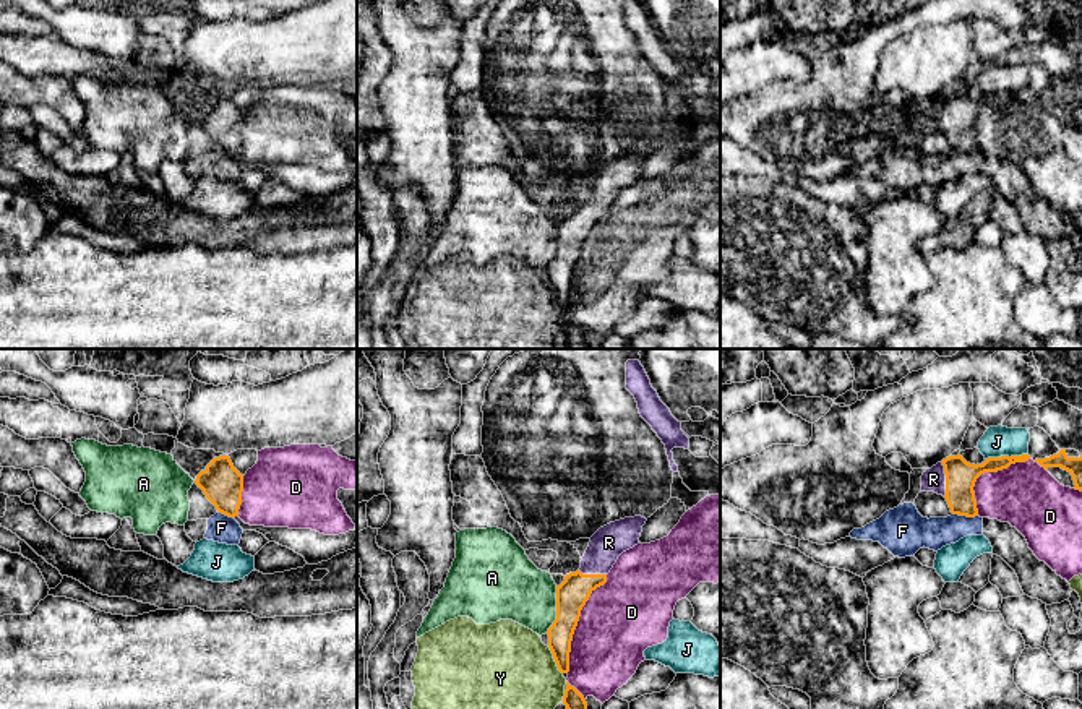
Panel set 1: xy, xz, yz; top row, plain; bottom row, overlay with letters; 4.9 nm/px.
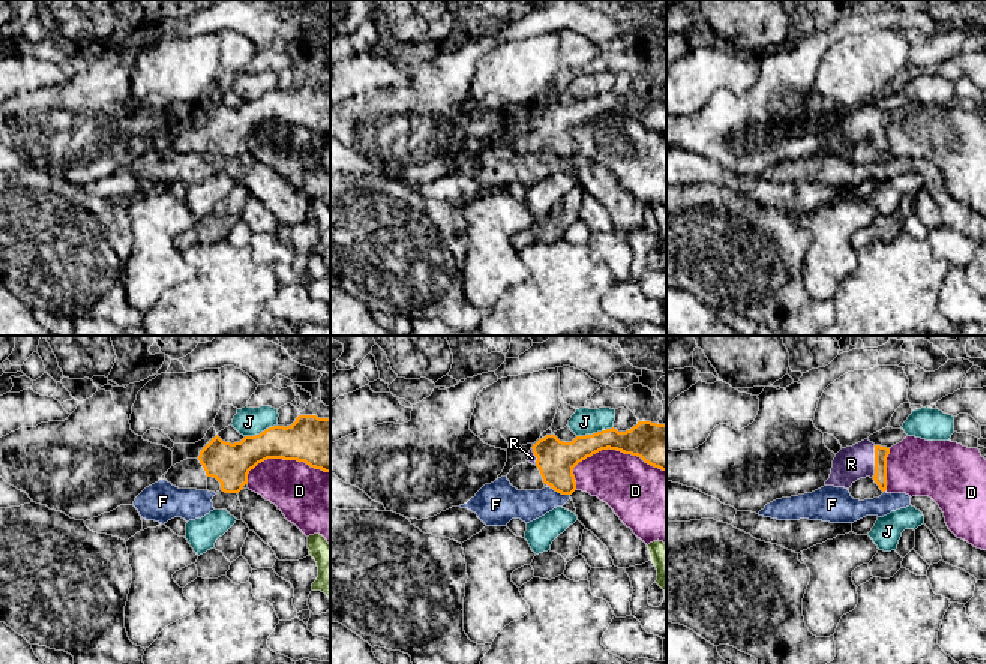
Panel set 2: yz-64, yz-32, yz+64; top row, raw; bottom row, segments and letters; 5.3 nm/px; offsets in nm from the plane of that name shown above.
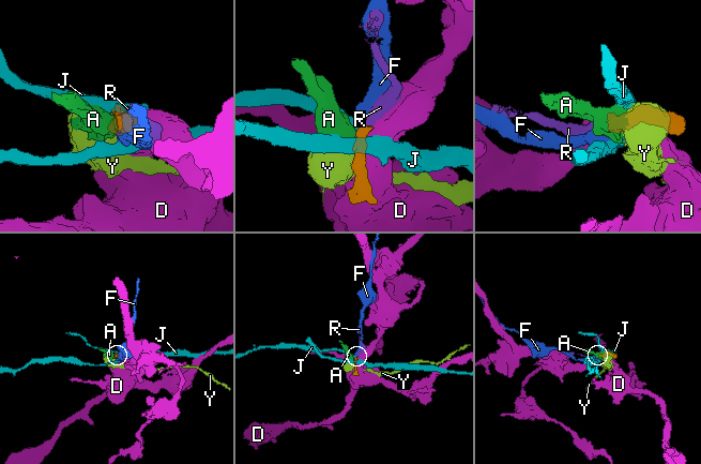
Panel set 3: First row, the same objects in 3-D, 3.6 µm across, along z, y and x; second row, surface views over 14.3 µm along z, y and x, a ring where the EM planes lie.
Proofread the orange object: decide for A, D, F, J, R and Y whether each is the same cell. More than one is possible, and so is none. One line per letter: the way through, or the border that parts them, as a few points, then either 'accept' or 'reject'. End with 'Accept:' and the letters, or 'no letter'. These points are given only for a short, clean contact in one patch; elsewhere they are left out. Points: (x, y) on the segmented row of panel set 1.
A: border xz (557, 586), (557, 618), (545, 631); reject
D: reject
F: border yz (953, 513), (977, 516); reject
J: border yz (1027, 453), (990, 456), (987, 459); reject
R: accept
Y: border xz (547, 646), (562, 674); reject
Accept: R

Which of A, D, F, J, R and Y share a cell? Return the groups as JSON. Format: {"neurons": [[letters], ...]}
{"neurons": [["A", "Y"], ["D"], ["F"], ["J"], ["R"]]}

